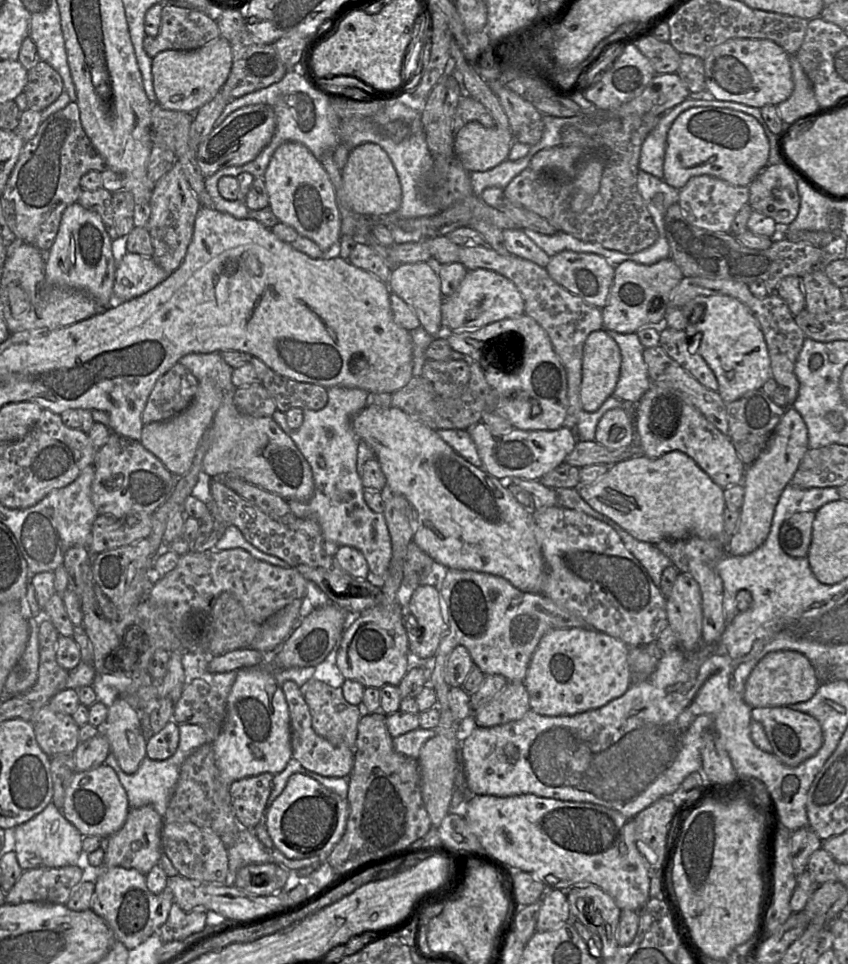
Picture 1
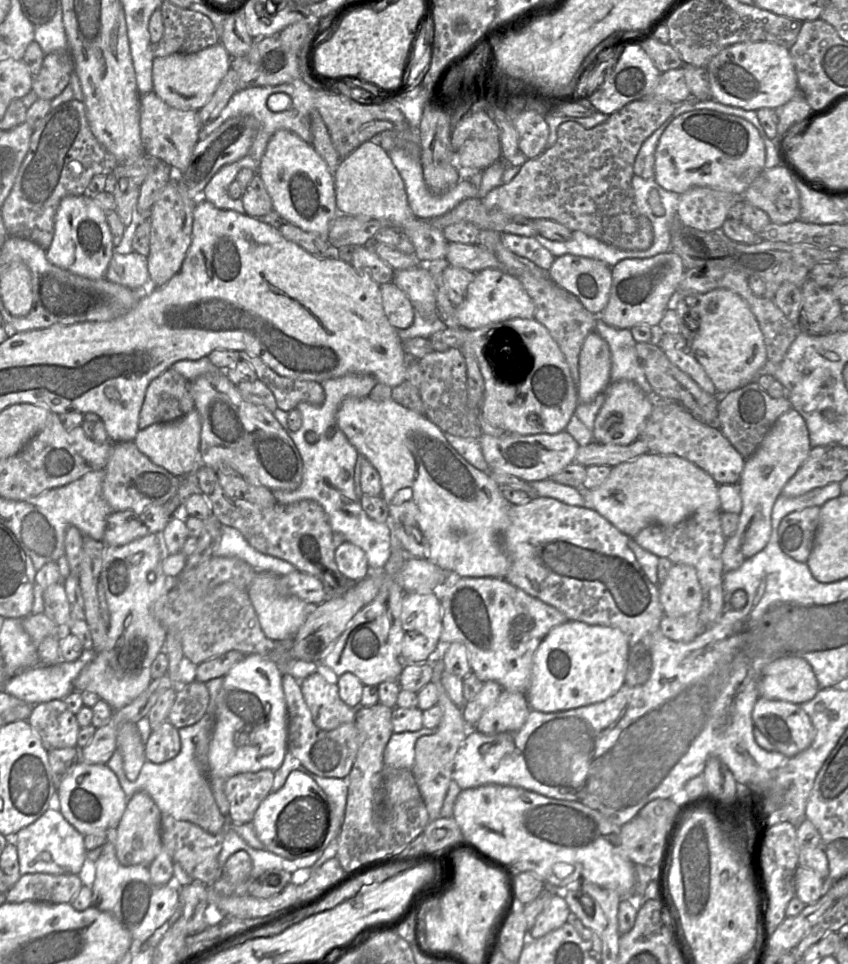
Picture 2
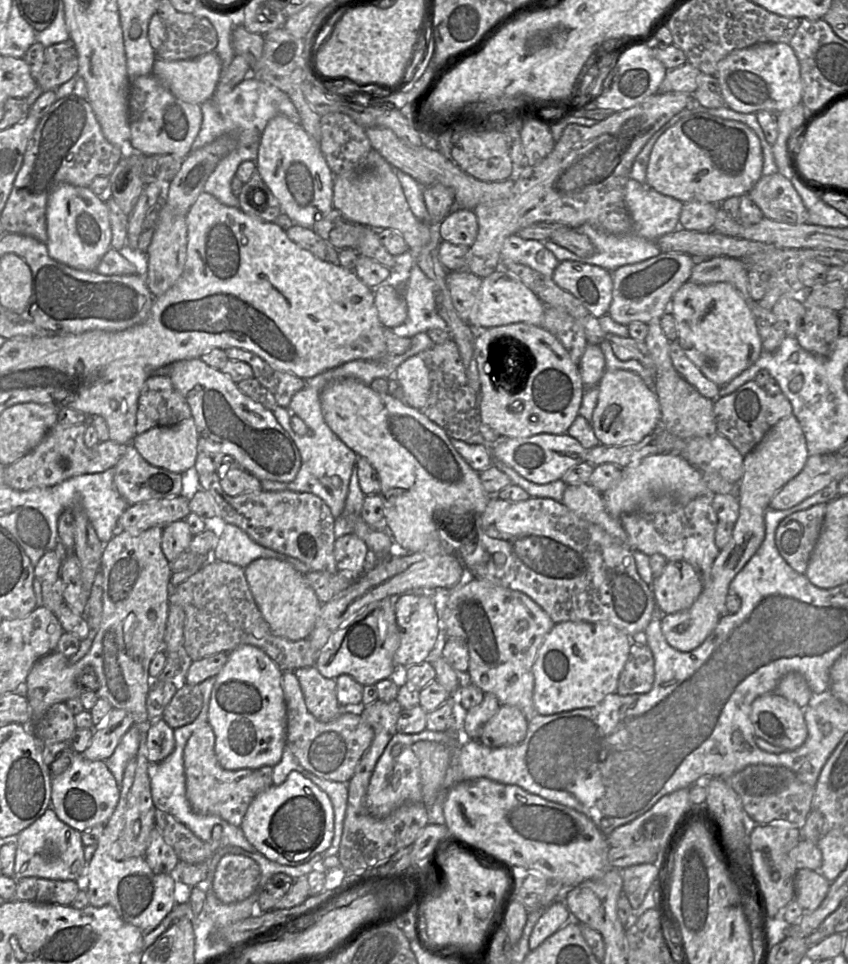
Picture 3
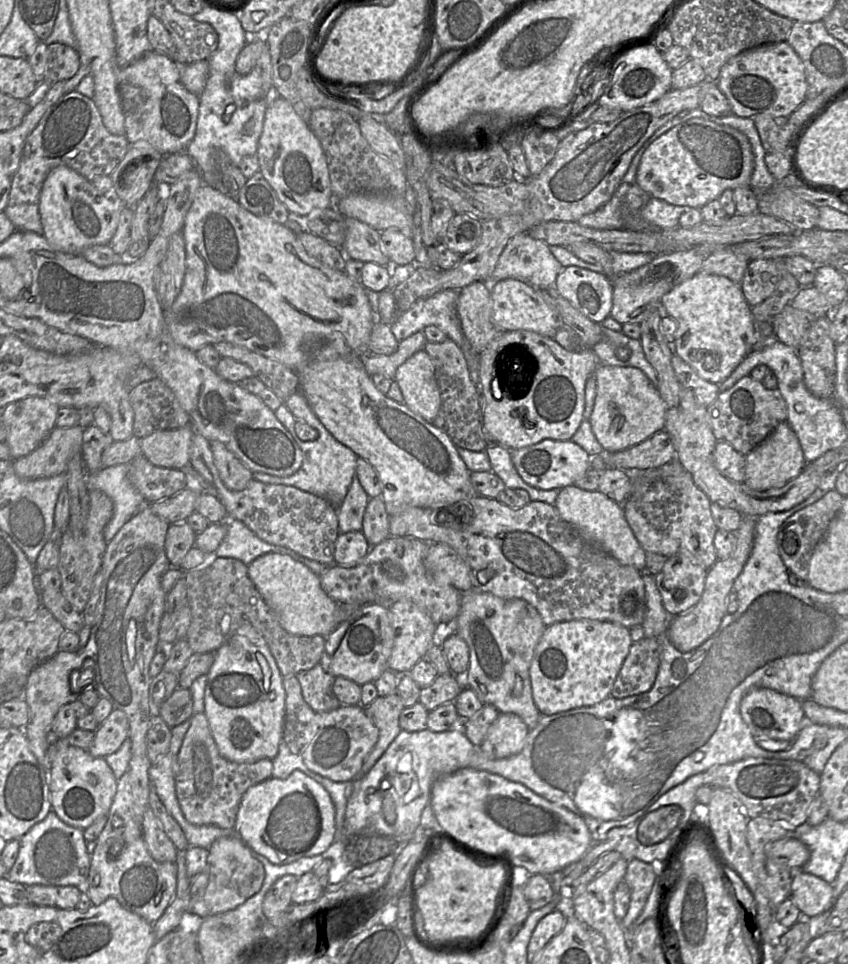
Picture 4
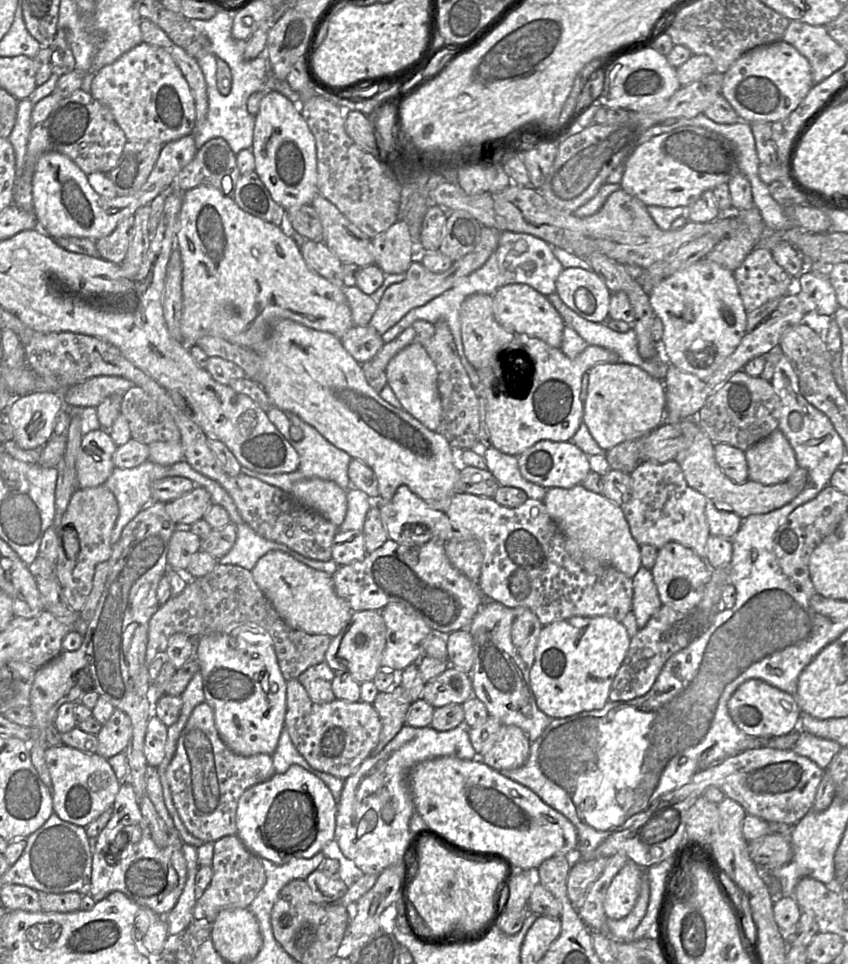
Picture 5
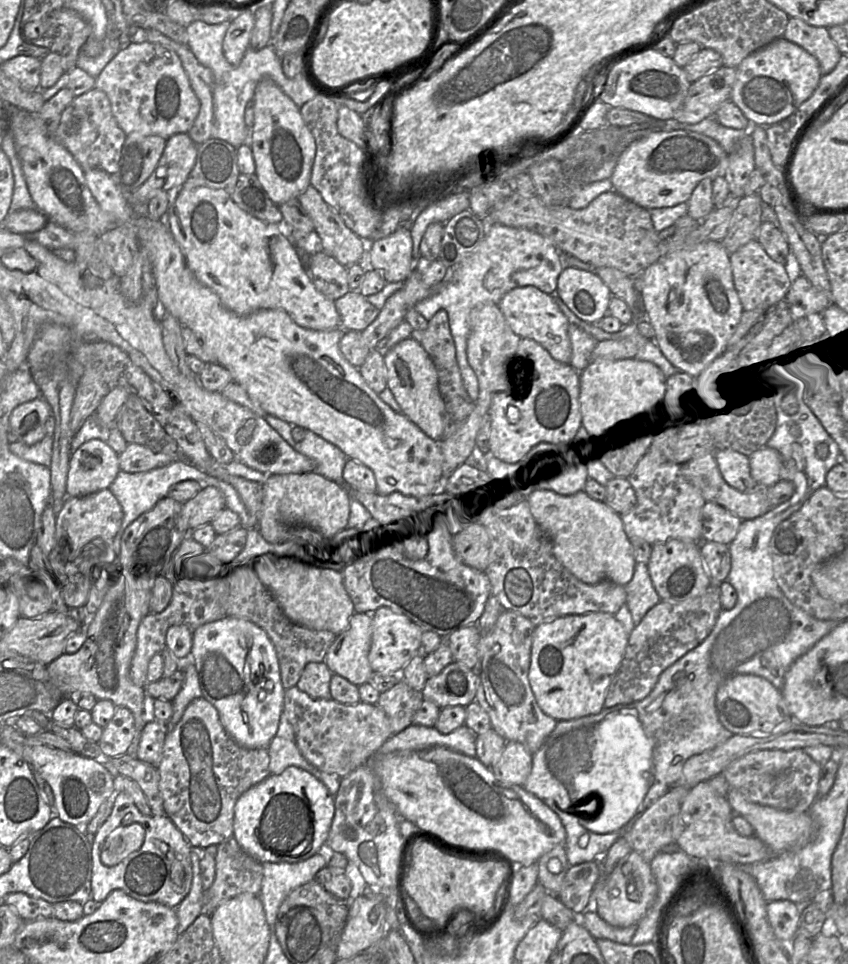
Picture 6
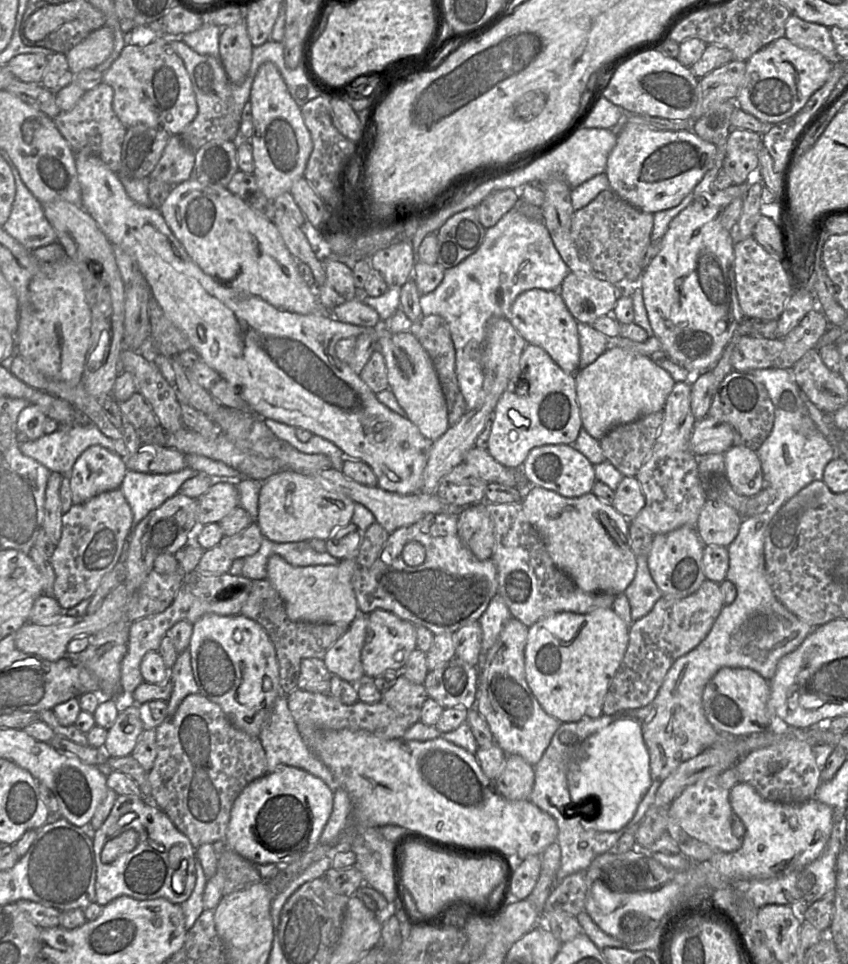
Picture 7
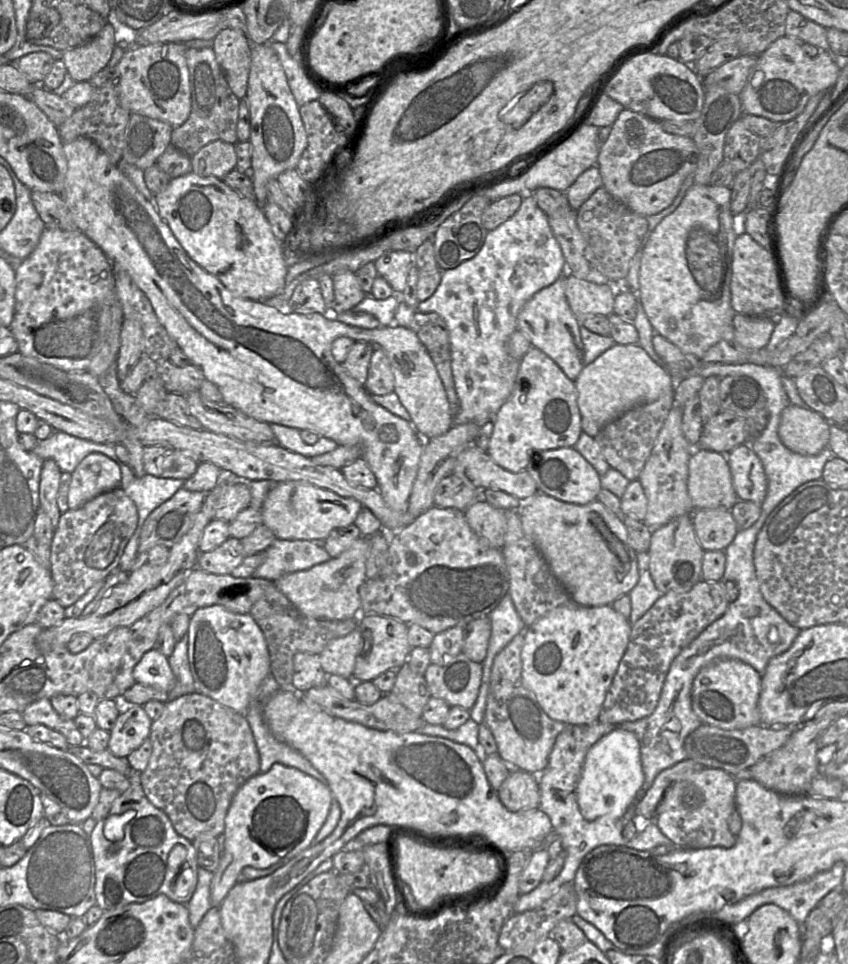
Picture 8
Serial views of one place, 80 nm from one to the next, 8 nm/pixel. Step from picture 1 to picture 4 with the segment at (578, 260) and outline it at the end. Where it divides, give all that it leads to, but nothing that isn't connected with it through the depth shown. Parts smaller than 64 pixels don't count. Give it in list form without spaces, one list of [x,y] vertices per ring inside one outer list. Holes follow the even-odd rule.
[[[578,266],[564,267],[555,282],[558,293],[589,319],[601,323],[610,316],[612,280],[604,273]]]

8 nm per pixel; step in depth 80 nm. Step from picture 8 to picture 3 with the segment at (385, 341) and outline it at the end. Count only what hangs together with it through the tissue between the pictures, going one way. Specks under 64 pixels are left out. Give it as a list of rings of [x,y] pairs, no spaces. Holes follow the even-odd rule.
[[[420,355],[405,360],[394,374],[404,394],[404,402],[412,408],[422,410],[430,394],[429,371]]]

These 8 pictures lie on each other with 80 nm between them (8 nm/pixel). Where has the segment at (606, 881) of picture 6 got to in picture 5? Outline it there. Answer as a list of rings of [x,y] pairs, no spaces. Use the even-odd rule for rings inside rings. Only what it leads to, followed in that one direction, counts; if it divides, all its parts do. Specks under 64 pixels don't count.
[[[628,861],[613,878],[604,900],[604,911],[609,919],[626,917],[634,908],[640,893],[642,869]]]

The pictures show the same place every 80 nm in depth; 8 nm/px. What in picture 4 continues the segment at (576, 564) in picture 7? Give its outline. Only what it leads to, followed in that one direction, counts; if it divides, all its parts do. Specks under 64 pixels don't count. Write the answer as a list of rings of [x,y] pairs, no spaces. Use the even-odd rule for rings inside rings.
[[[570,485],[559,490],[554,506],[560,517],[570,524],[585,542],[608,553],[624,565],[632,566],[638,571],[646,569],[646,552],[630,529],[622,504],[611,500],[598,490],[587,491]]]

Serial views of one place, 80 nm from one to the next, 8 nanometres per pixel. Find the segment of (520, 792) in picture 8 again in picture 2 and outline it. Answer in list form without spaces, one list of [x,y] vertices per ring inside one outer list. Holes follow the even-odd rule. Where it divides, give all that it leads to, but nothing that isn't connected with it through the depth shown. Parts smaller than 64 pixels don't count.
[[[503,689],[474,729],[485,735],[518,731],[525,724],[531,710],[527,693]]]

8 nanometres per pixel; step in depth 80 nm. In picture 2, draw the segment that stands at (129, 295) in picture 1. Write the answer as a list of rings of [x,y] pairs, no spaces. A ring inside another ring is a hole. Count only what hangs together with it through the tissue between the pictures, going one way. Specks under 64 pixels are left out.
[[[134,251],[128,254],[114,252],[105,278],[131,289],[150,289],[147,257]]]

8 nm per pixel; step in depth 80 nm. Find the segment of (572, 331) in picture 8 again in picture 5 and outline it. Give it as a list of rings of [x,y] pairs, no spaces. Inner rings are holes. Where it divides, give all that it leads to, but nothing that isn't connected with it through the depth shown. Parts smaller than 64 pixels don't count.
[[[514,283],[499,288],[492,297],[494,316],[502,327],[515,334],[527,334],[538,338],[551,347],[561,348],[566,324],[548,296],[527,284]]]

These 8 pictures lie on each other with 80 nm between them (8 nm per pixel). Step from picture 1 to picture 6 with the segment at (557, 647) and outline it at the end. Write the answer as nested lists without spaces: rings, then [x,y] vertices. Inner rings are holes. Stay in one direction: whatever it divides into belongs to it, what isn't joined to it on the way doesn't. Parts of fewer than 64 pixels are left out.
[[[605,612],[567,615],[539,624],[534,631],[528,679],[540,709],[557,721],[599,714],[629,637],[616,617]]]

